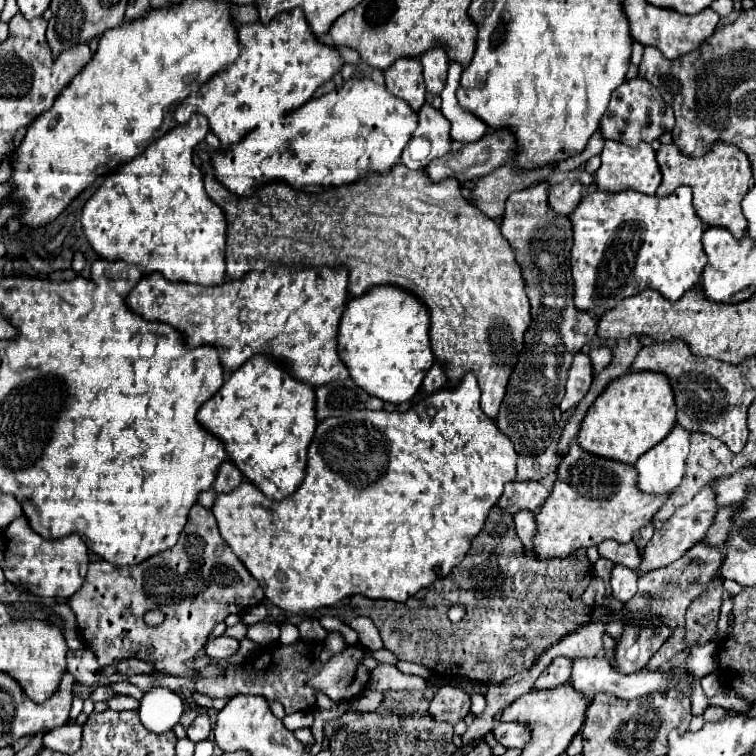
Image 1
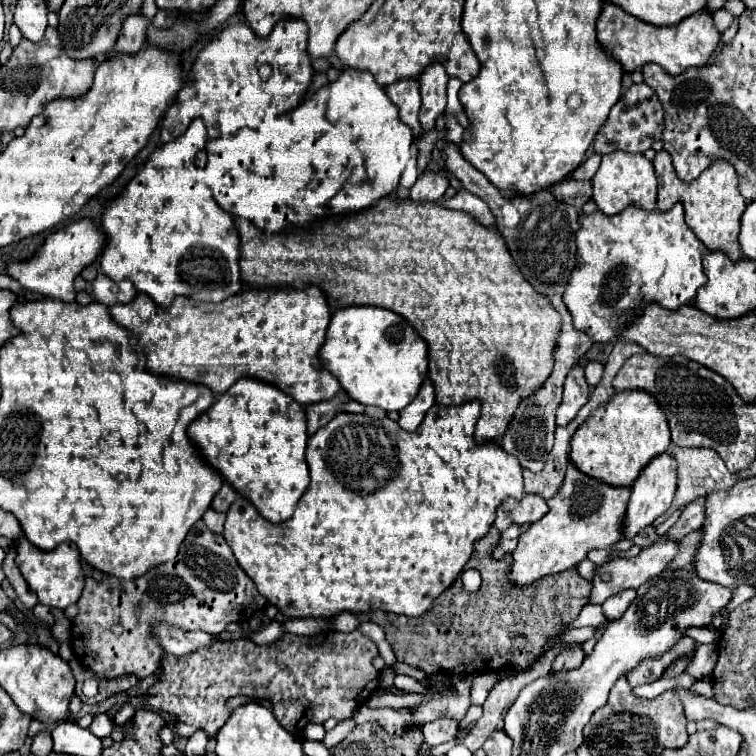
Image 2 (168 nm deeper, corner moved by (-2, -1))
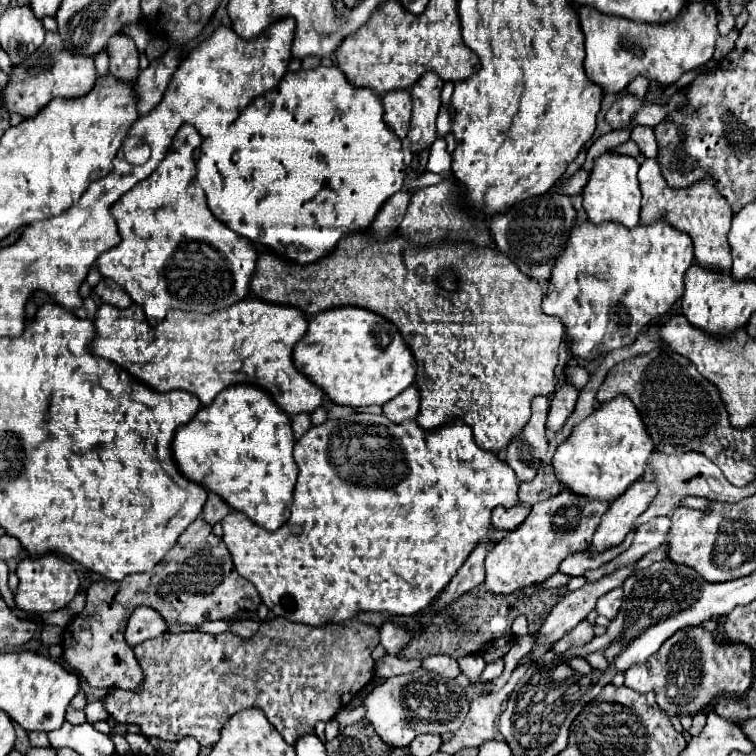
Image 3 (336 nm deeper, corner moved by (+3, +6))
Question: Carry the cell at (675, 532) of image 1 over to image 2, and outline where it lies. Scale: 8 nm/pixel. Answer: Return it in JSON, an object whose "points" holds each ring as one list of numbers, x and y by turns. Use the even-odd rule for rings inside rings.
{"points":[[660,538,656,544,640,550,640,554,638,554,636,558,628,558,628,560,626,560,626,558,616,558,616,560,612,560,612,562,602,564,602,566,596,570,596,574,594,574,592,592,590,592,588,604,602,604,604,600,608,600,610,596,614,596,614,594,618,594,618,592,622,592,622,590,642,586,642,584,648,582,652,576,658,576,660,572,664,572,676,552,678,552,678,542]]}

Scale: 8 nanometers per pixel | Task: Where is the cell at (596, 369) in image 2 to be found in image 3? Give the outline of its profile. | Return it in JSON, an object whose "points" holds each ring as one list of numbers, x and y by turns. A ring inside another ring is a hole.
{"points":[[569,367,567,369,567,379,577,387,577,389,583,389,585,383,589,381,589,371,585,367]]}

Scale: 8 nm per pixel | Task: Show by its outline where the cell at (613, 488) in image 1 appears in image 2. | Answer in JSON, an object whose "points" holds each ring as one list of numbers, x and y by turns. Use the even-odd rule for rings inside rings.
{"points":[[568,464,560,492,548,500,548,514,520,534,518,546,512,552,508,580,514,586,528,586,544,576,574,568,592,548,608,548,622,540,622,520,628,498,630,488,612,488]]}

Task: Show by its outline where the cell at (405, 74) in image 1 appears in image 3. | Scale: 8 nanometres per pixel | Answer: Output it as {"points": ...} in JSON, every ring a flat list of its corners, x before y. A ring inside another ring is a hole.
{"points":[[399,89,383,95,383,107,385,107,385,121,395,129,399,139,407,137,411,119,411,93,409,89]]}

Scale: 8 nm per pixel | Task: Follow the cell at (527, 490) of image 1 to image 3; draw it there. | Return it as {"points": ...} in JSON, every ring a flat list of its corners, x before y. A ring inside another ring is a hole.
{"points":[[519,503,519,505,511,507,511,509,497,507,497,509,493,509,493,527,511,531,511,529,519,527,527,519,529,513,531,513,531,507,523,505,523,503]]}

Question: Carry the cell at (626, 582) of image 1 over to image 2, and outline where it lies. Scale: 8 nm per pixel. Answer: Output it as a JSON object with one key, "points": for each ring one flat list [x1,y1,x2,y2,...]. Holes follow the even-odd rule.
{"points":[[622,590,618,594,614,594,612,598,608,598,604,604,602,604,602,612,608,620,618,620,626,608,630,606,630,602,636,598,636,590]]}

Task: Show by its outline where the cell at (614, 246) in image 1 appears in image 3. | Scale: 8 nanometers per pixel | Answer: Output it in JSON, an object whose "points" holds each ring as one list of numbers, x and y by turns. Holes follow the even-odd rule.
{"points":[[659,219,651,225,639,223,633,229,617,221,603,221,599,225,585,221,571,229,567,247,555,263,547,295,543,299,543,311,547,315,559,317,565,323,567,335,571,339,571,351,577,357,591,361,601,353,629,345,645,325,665,315,671,305,683,295,683,279,693,261,695,255,691,237,685,231,675,229,665,219]]}

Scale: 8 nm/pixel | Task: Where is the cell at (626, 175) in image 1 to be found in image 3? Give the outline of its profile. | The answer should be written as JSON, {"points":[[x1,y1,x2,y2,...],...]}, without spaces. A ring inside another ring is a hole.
{"points":[[603,153,593,161,593,169,589,173,589,181,581,193,583,207,587,211,589,221,603,223,603,221,619,221,623,225,635,227,639,223,641,211,641,187,637,181,639,163,629,155,619,153]]}

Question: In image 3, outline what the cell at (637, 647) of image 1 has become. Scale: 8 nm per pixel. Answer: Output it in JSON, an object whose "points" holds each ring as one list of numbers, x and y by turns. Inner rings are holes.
{"points":[[703,627,681,629,663,643,663,649,647,661,647,665,635,665,625,673,625,685,647,693,655,689,659,705,669,715,695,715,713,703,719,695,737,697,743,695,753,679,753,657,749,647,739,643,717,645,713,635]]}

